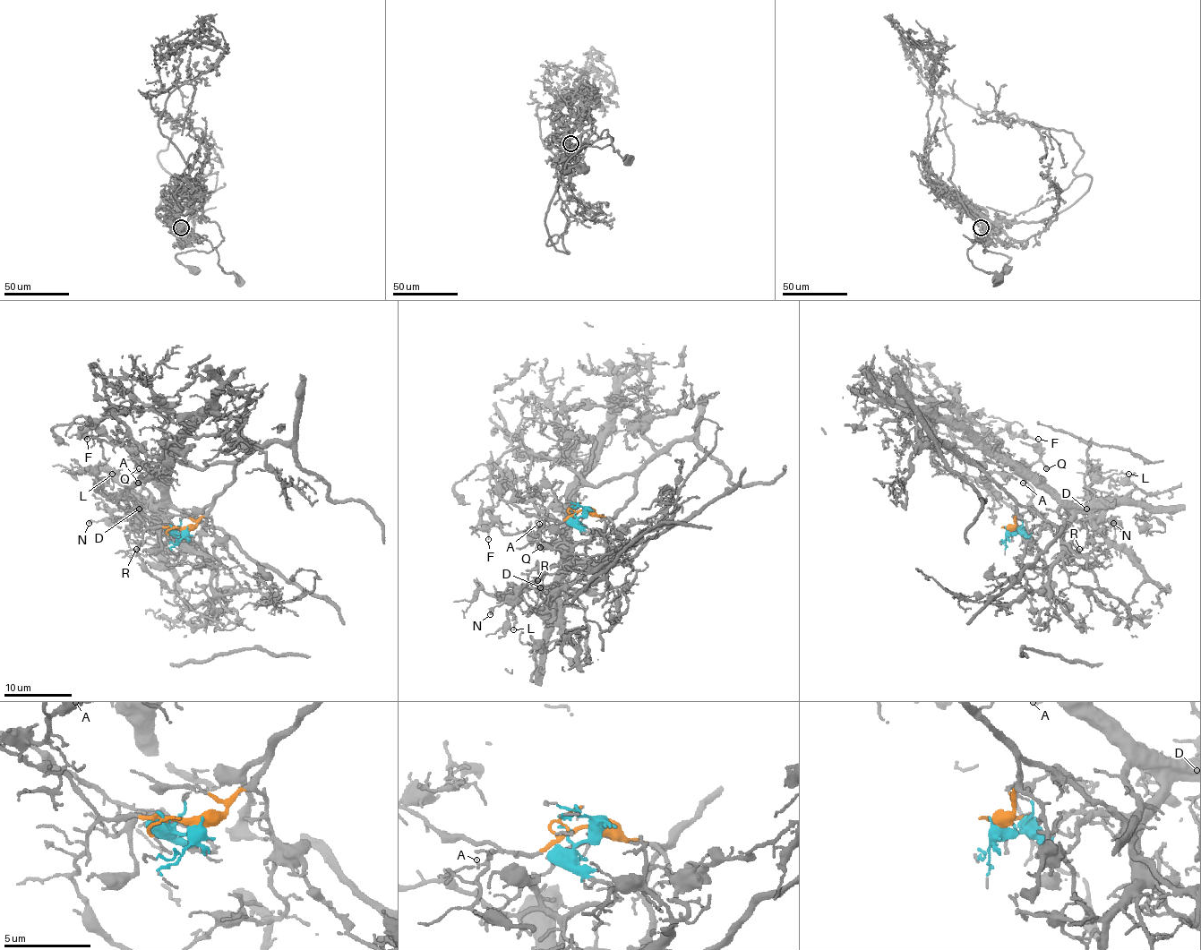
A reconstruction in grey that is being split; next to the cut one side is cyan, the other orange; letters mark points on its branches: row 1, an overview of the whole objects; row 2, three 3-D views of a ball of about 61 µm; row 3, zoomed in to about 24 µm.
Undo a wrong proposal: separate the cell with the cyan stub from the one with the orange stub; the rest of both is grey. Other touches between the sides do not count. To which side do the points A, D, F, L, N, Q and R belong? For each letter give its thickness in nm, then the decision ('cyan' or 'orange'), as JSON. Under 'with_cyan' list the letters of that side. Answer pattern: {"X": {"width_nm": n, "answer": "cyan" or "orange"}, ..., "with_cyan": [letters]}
{"A": {"width_nm": 130, "answer": "cyan"}, "D": {"width_nm": 100, "answer": "cyan"}, "F": {"width_nm": 130, "answer": "cyan"}, "L": {"width_nm": 130, "answer": "cyan"}, "N": {"width_nm": 130, "answer": "cyan"}, "Q": {"width_nm": 130, "answer": "cyan"}, "R": {"width_nm": 80, "answer": "cyan"}, "with_cyan": ["A", "D", "F", "L", "N", "Q", "R"]}

